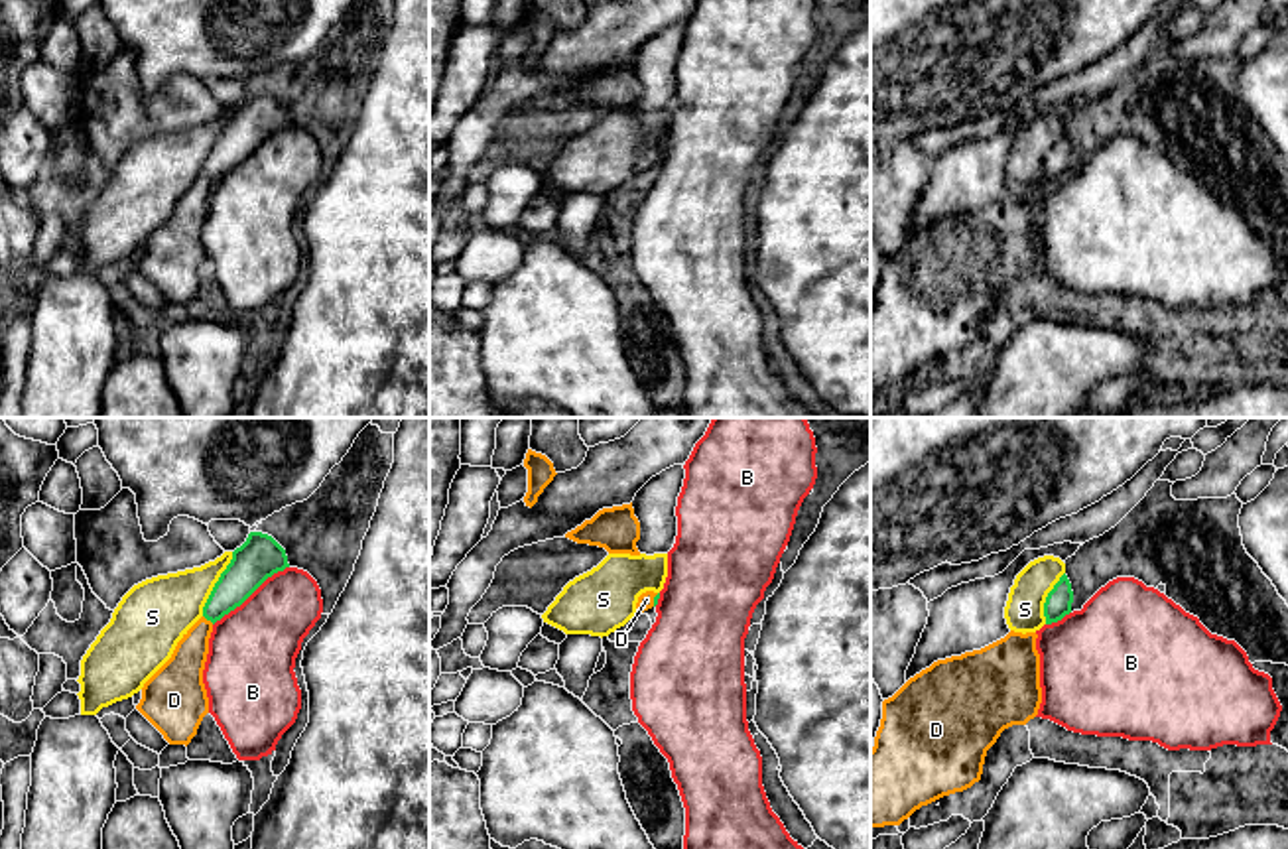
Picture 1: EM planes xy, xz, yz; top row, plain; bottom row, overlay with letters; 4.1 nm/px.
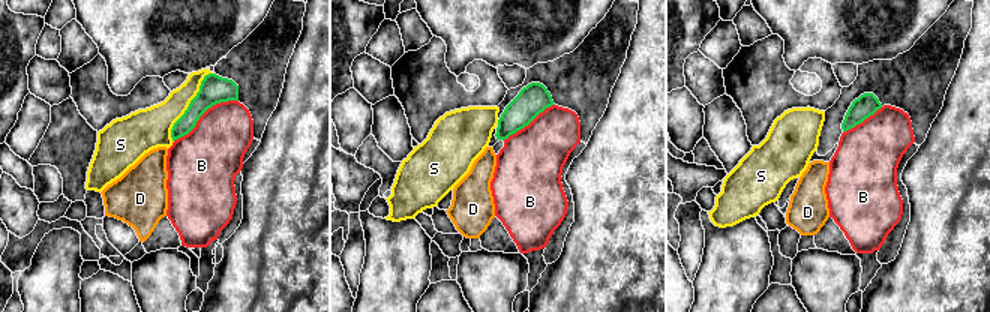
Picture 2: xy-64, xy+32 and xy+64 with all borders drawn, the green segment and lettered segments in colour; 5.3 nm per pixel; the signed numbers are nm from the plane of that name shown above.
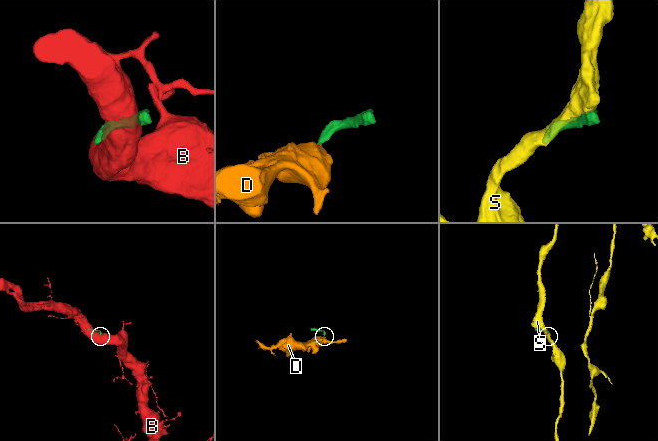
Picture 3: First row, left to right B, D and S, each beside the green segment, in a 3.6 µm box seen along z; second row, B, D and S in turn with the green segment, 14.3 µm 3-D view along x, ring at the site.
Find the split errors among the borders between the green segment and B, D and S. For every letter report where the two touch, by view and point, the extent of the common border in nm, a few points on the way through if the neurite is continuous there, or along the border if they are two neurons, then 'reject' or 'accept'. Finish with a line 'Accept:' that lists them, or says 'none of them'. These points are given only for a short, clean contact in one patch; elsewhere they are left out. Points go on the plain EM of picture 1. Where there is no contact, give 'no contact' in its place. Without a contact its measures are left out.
B: contact xy (251, 152); length 400 nm; reject
D: contact xy (209, 178); length 60 nm; way xy (247, 130), (209, 178), (197, 194), (184, 231); accept
S: contact xy (215, 142); length 300 nm; reject
Accept: D

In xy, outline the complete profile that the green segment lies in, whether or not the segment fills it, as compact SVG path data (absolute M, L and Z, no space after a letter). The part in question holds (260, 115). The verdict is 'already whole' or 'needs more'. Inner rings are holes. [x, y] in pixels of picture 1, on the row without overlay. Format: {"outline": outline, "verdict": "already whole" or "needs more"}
{"outline": "M250 91L215 142L203 175L183 193L171 217L144 242L136 268L169 303L187 305L209 272L203 229L213 183L286 126L290 126L286 108L272 95Z", "verdict": "needs more"}

